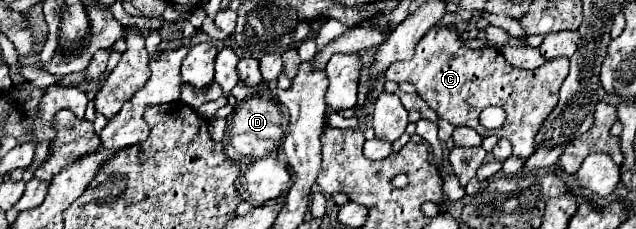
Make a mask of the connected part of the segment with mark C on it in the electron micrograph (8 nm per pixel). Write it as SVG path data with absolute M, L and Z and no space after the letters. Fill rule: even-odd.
M432 27L416 45L416 53L410 61L402 61L402 63L392 63L386 71L386 79L390 81L396 81L396 83L412 83L416 85L416 91L418 95L428 103L430 109L434 109L438 113L438 117L450 121L452 125L466 125L466 127L472 127L476 129L480 135L484 135L484 127L478 123L478 115L482 109L490 107L490 105L500 105L504 111L506 111L506 123L500 127L500 129L494 129L494 131L488 131L492 135L498 135L500 139L506 137L512 141L512 147L514 147L514 155L518 157L528 157L534 153L534 137L540 129L540 125L544 123L544 119L552 113L552 109L556 107L558 103L558 91L560 91L560 85L562 81L566 79L568 75L568 63L569 59L566 57L560 57L560 59L550 59L546 61L542 67L530 71L530 69L518 69L518 67L512 67L506 63L506 59L498 53L498 49L490 49L490 47L484 47L484 49L470 49L466 47L456 33L448 31L448 29L438 29L438 27Z

